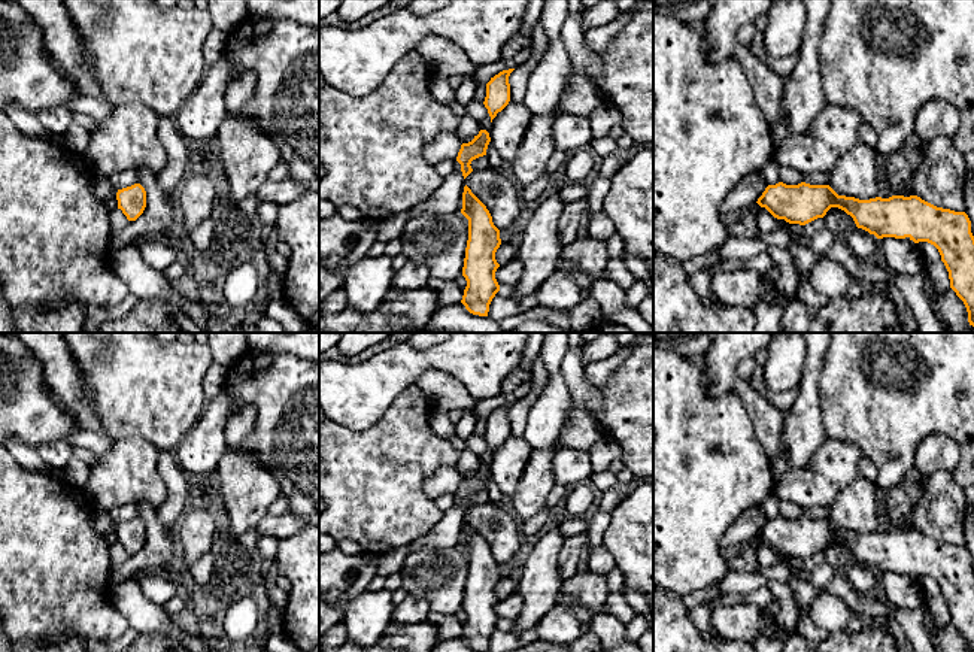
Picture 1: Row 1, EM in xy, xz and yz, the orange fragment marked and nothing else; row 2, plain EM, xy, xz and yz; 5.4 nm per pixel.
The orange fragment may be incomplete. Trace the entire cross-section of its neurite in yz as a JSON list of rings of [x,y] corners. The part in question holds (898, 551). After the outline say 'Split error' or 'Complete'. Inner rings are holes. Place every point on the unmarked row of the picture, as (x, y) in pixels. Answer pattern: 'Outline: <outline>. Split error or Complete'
Outline: [[[805,516],[768,519],[756,537],[774,552],[799,559],[838,542],[877,573],[908,571],[934,579],[949,606],[950,622],[964,636],[968,652],[974,652],[974,570],[965,546],[937,542],[917,530],[859,534],[838,530],[829,519]]]. Complete

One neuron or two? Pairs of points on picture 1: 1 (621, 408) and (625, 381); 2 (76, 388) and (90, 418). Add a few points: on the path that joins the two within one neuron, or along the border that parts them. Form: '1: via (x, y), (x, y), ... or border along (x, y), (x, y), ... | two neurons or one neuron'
1: via (625, 402), (625, 387) | one neuron
2: via (76, 396), (82, 411) | one neuron

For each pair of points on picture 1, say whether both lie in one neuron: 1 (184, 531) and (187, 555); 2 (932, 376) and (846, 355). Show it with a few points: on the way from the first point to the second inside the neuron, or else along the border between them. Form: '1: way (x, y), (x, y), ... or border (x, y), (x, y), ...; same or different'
1: way (187, 537), (187, 549); same
2: way (912, 381), (900, 369), (870, 367), (867, 364); same

